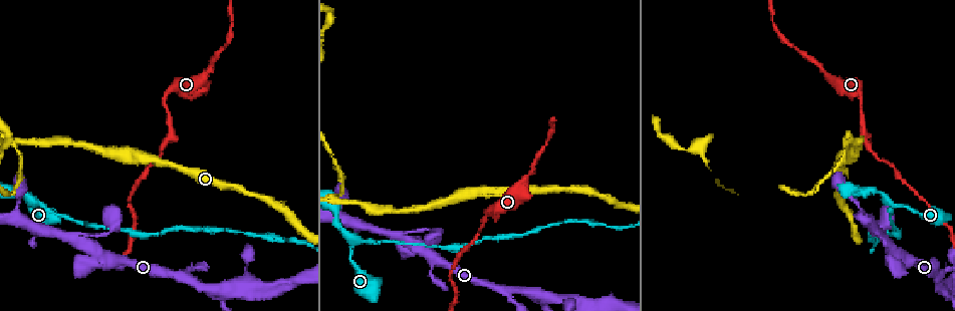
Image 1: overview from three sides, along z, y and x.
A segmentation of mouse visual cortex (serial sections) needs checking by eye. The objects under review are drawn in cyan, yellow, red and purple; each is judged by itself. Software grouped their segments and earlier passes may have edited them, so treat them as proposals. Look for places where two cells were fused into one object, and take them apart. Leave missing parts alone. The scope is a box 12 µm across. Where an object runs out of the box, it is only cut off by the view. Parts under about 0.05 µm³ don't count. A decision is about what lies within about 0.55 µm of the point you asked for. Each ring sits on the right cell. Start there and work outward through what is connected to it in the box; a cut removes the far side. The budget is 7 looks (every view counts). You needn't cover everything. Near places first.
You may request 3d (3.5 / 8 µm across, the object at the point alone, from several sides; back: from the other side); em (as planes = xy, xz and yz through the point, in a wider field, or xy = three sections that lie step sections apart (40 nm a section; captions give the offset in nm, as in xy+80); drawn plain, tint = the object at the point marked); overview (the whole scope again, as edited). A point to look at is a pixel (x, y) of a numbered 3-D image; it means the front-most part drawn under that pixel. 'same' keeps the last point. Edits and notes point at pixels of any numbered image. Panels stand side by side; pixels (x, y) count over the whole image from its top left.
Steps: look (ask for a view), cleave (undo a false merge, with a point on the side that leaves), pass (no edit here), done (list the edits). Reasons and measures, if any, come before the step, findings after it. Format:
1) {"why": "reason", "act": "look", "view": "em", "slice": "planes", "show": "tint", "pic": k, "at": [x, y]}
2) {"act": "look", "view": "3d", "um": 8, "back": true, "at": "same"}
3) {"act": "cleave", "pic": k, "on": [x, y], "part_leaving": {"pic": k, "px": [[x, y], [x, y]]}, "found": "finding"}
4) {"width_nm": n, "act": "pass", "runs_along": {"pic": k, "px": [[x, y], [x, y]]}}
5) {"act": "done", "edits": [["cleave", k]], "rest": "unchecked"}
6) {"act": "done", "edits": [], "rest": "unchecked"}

{"why": "sharp bend", "act": "look", "view": "3d", "um": 3.5, "pic": 1, "at": [396, 235]}

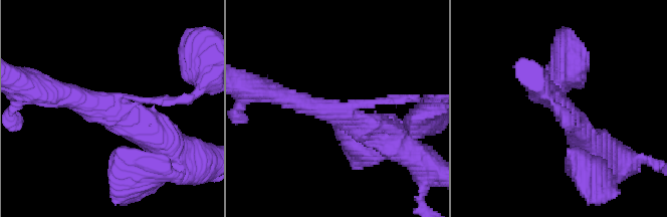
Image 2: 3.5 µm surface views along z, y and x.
{"arms": 3, "arm_widths_nm": [150, 300, 450], "why": "need the tissue", "act": "look", "view": "em", "slice": "xy", "step": 2, "show": "plain", "pic": 2, "at": [113, 114]}

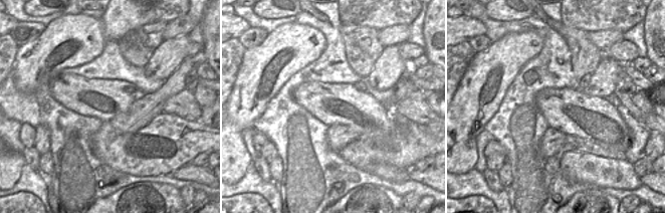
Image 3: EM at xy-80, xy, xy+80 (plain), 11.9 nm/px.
{"why": "where the object lies", "act": "look", "view": "em", "slice": "xy", "step": 2, "show": "tint", "at": "same"}

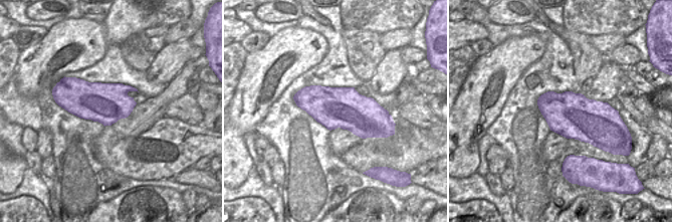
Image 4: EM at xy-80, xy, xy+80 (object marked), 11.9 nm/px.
{"act": "pass", "runs_along": {"pic": 2, "px": [[167, 144], [108, 106], [55, 94]]}, "found": "continuous, no second cell"}

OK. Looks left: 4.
{"why": "a fork", "act": "look", "view": "3d", "um": 8, "pic": 1, "at": [18, 143]}

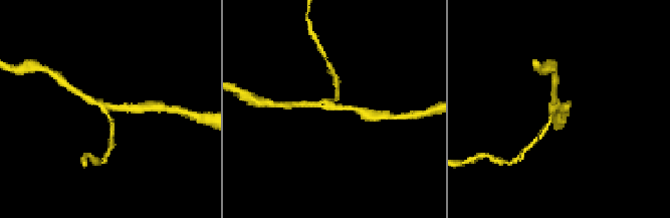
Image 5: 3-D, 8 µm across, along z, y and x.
{"arms": 3, "arm_widths_nm": [150, 200, 250], "why": "need the tissue", "act": "look", "view": "em", "slice": "xy", "step": 5, "show": "tint", "pic": 5, "at": [555, 107]}

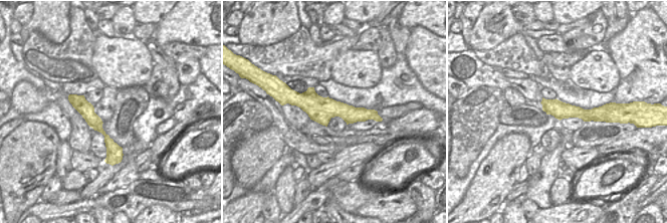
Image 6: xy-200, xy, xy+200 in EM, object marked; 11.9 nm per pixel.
{"act": "pass", "runs_along": {"pic": 5, "px": [[137, 107], [106, 106], [110, 133]]}, "found": "one cell here"}

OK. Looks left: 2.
{"why": "abrupt turn", "act": "look", "view": "3d", "um": 3.5, "pic": 1, "at": [893, 204]}

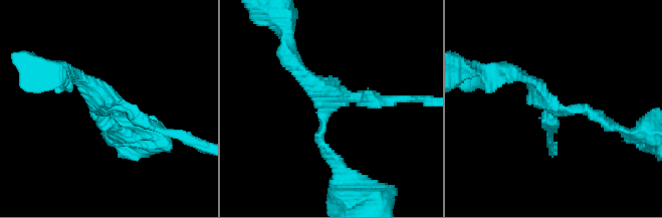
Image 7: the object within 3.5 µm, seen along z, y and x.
{"act": "look", "view": "em", "slice": "xy", "step": 3, "show": "tint", "pic": 7, "at": [328, 108]}

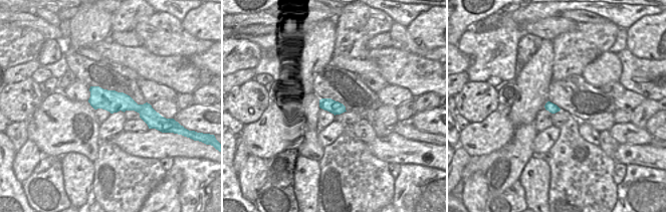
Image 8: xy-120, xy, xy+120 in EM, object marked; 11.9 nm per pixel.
{"width_nm": 160, "act": "pass", "runs_along": {"pic": 8, "px": [[92, 88], [102, 98], [152, 114]]}, "found": "continuous, no second cell"}

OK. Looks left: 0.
{"act": "done", "edits": [], "rest": "unchecked"}

